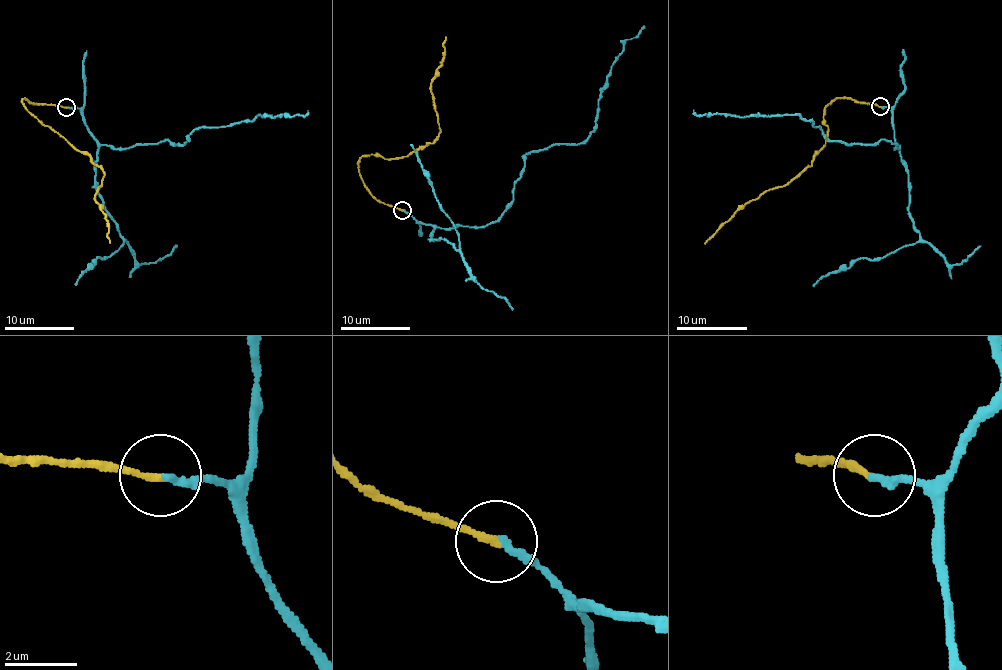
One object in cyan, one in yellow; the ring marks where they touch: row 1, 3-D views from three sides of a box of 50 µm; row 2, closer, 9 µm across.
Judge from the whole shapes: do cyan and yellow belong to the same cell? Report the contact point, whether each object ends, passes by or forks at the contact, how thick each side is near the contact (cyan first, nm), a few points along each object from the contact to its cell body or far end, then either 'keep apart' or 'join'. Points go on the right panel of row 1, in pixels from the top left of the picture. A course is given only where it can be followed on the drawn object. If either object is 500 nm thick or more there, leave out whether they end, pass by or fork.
(880, 106) | cyan ends | yellow ends | 200/190 nm | cyan via (879, 106), (891, 112), (897, 149), (879, 140), (828, 140), (812, 121), (797, 115), (700, 115), (693, 110) | yellow via (879, 106), (835, 98), (823, 115), (828, 128), (826, 140), (812, 163), (786, 184), (749, 200), (703, 243) | join

